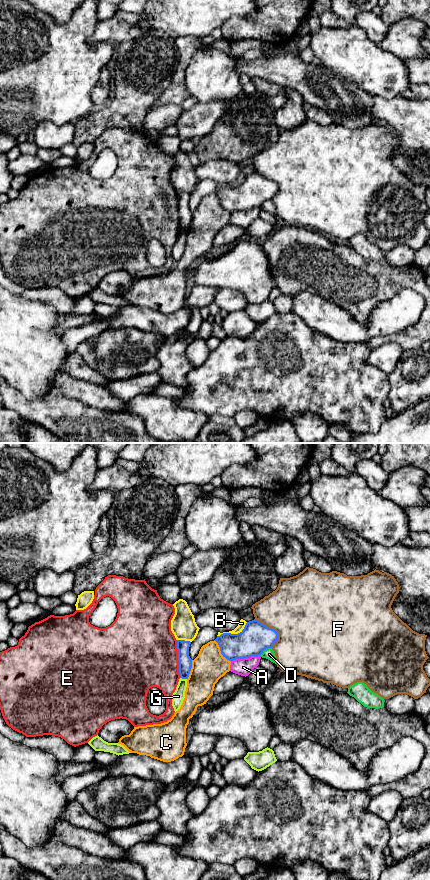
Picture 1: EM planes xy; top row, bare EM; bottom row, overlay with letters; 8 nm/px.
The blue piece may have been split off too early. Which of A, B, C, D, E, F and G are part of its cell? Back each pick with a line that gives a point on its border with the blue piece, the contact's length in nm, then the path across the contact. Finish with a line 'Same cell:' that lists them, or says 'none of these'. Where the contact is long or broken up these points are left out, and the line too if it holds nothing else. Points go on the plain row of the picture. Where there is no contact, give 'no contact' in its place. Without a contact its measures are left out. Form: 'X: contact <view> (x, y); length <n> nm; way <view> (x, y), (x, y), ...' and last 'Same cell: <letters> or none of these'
Same cell: none of these

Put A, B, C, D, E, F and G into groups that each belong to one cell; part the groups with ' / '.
A / B / C / D / E / F / G

